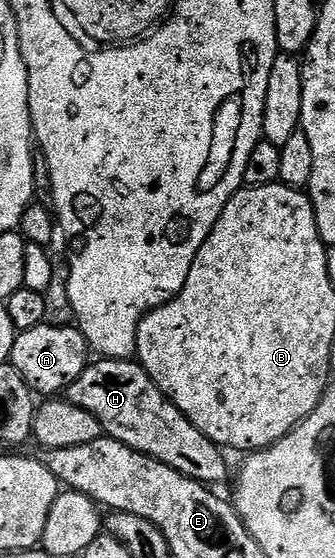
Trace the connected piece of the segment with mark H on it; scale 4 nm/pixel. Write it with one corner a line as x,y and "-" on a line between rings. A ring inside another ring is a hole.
106,357
96,361
85,366
78,380
68,385
67,401
95,416
107,437
174,468
182,476
205,484
227,480
225,451
190,424
188,417
150,380
139,361

